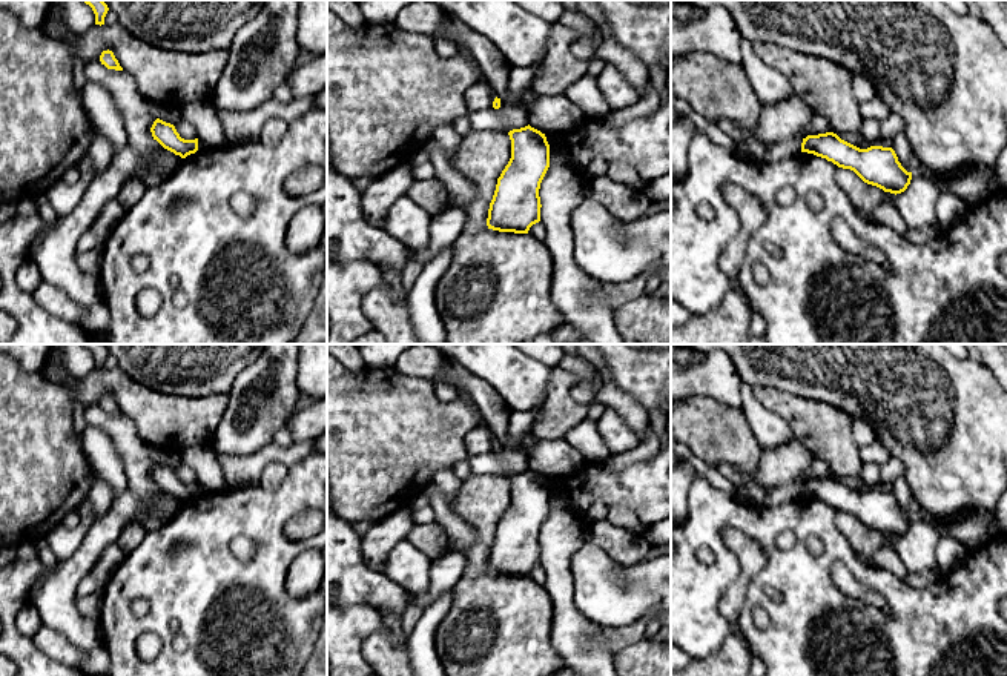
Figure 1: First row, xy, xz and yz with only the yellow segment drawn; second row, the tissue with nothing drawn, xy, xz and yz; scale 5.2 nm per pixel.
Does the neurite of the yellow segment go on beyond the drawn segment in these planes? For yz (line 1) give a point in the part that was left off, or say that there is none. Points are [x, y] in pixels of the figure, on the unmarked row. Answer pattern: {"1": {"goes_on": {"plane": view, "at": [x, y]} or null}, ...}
{"1": {"goes_on": null}}

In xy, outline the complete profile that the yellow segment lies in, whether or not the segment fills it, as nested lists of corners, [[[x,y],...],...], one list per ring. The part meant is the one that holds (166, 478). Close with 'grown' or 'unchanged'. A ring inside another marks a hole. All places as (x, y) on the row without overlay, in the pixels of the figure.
[[[157,462],[150,472],[154,484],[157,484],[164,493],[186,502],[198,495],[198,482],[184,484],[177,476],[175,470]]]; unchanged

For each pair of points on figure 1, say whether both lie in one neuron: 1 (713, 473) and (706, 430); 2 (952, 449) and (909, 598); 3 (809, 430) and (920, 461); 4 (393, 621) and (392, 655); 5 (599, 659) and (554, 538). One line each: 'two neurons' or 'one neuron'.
1: two neurons
2: two neurons
3: two neurons
4: one neuron
5: one neuron

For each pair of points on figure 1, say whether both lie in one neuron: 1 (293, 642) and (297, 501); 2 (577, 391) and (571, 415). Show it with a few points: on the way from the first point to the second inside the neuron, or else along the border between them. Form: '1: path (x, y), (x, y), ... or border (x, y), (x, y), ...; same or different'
1: path (272, 607), (272, 535); same
2: border (559, 367), (576, 377), (570, 395), (588, 404); different

